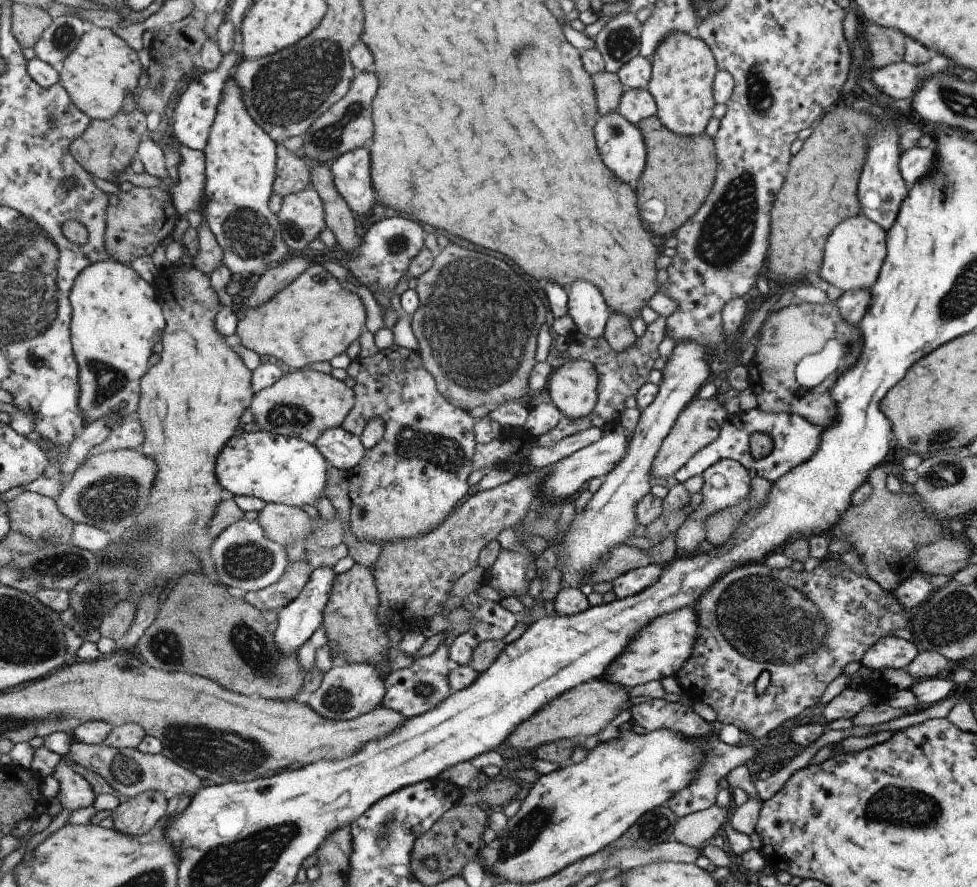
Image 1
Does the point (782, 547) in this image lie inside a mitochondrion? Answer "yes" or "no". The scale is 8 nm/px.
no

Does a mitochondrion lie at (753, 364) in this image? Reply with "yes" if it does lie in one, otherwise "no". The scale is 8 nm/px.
no

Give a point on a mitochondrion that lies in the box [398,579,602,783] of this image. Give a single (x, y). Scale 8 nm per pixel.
(424, 689)

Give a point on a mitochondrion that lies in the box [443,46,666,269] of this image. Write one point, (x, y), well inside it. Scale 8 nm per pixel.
(613, 129)

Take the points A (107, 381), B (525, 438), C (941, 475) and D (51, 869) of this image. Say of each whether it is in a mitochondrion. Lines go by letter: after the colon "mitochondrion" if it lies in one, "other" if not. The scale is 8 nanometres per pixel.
A: mitochondrion
B: other
C: mitochondrion
D: other

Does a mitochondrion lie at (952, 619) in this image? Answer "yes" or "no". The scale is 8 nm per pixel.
yes

